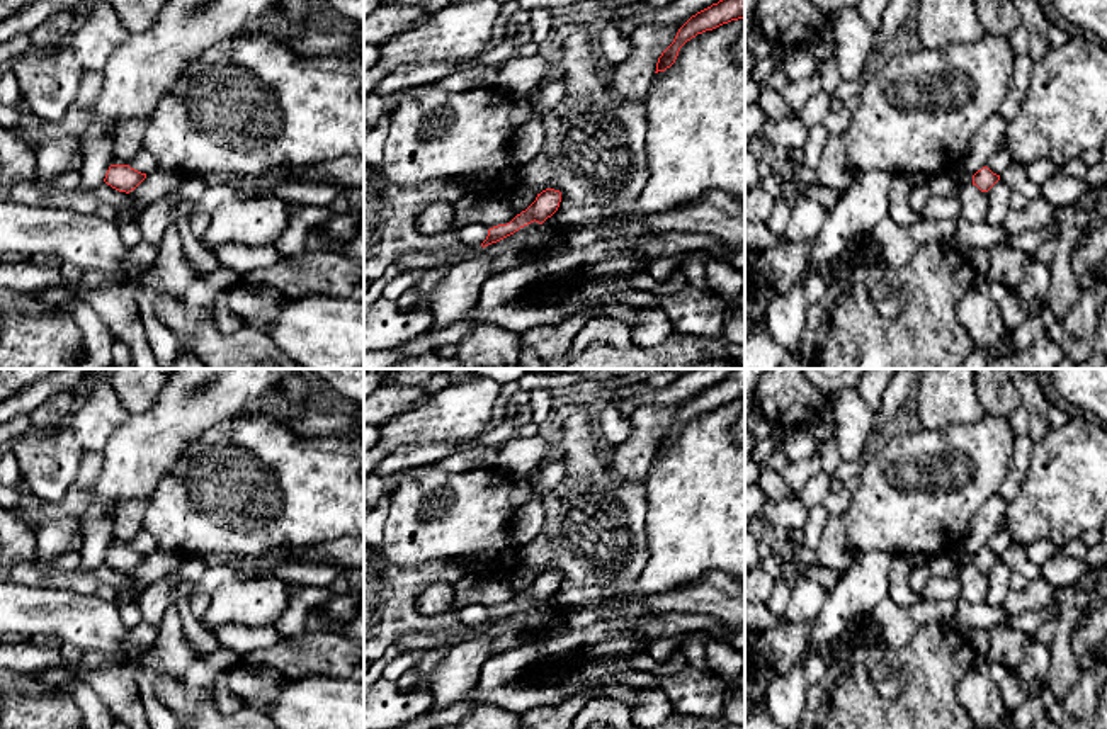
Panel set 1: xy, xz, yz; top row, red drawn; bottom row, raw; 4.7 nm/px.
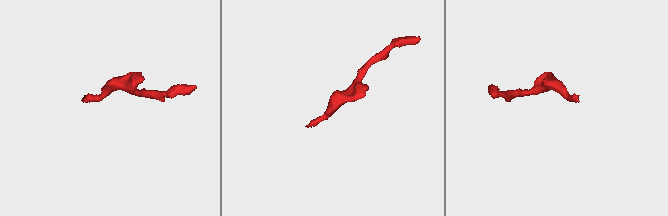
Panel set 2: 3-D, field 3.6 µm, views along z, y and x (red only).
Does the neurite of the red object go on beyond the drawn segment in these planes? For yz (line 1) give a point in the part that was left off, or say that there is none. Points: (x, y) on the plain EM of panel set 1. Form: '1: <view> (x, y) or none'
1: yz (987, 520)

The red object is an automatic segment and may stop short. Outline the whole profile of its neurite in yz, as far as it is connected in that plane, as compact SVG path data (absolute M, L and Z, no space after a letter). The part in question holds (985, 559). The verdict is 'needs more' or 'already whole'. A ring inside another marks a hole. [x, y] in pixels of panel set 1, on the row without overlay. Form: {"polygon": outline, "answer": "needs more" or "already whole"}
{"polygon": "M1000 493L993 494L971 518L962 542L951 552L954 561L973 564L981 573L988 573L1000 556L993 554L986 542L1002 527L1007 503Z", "answer": "needs more"}

